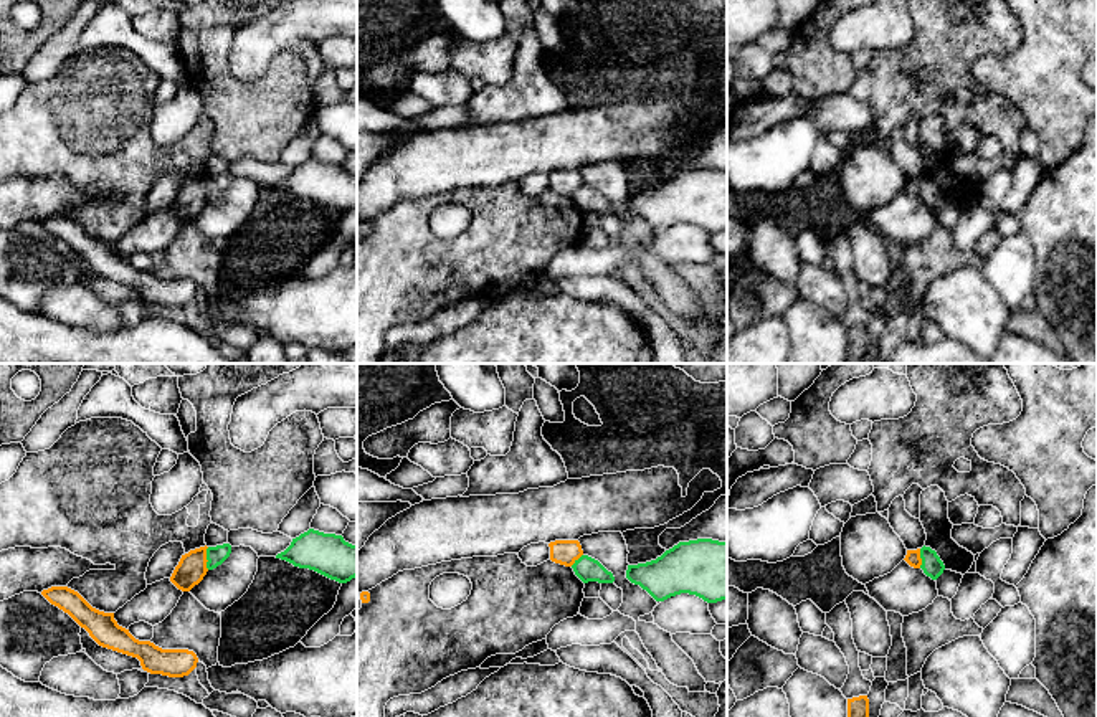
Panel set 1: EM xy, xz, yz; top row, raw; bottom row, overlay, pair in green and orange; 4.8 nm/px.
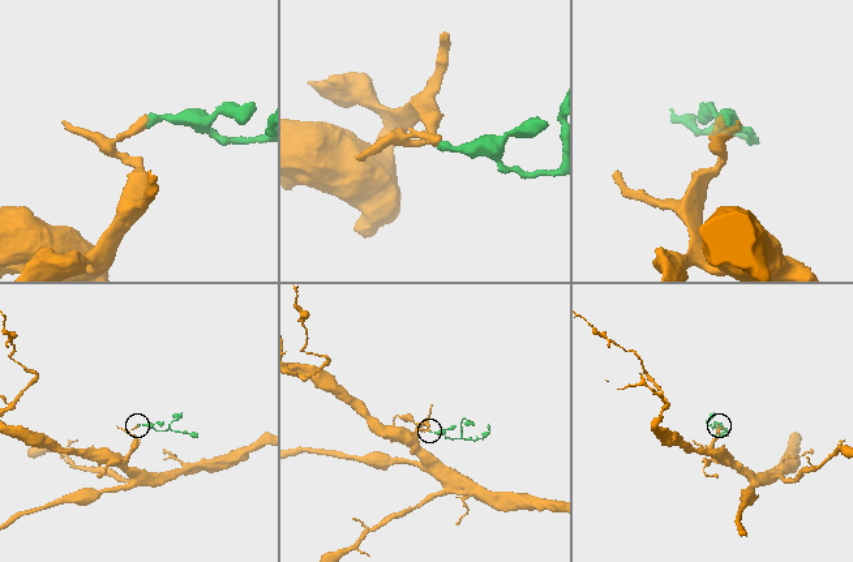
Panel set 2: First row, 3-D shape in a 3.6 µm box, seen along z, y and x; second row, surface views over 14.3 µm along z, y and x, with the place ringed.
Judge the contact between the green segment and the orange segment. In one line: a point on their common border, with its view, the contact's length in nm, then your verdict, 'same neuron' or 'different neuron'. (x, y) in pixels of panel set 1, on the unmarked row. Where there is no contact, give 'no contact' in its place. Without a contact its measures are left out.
xy (207, 189) | 110 nm | different neuron

